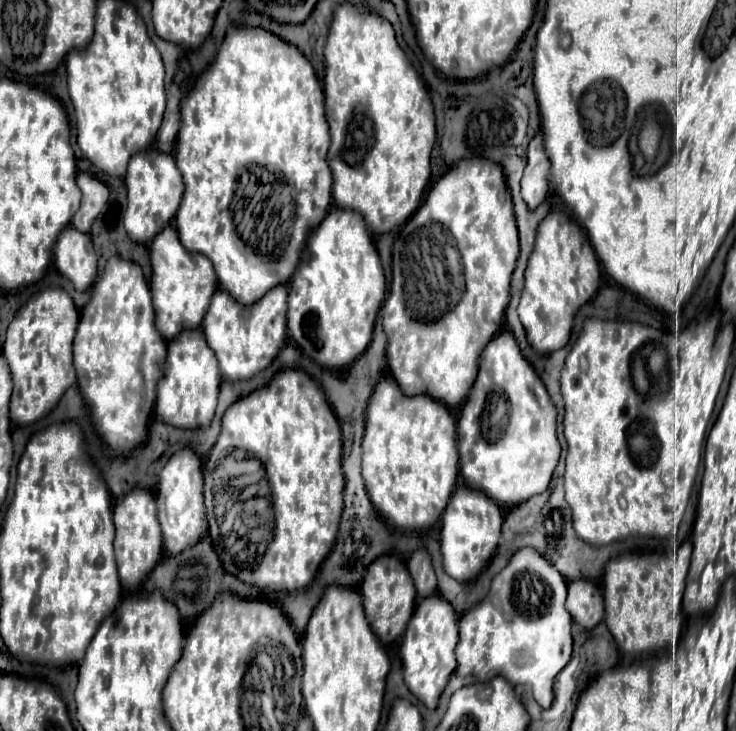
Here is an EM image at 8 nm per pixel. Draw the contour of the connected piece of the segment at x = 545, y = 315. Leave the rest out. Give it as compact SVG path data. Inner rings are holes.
M552 211L548 213L548 217L540 223L538 231L536 231L536 241L534 241L534 249L530 253L528 259L528 269L524 273L526 285L524 285L524 293L520 297L520 305L518 305L518 315L520 321L526 329L528 341L530 345L546 355L552 353L560 347L566 345L568 337L570 337L570 329L572 329L572 321L574 321L574 313L578 311L578 307L582 303L586 303L588 299L592 299L598 291L600 285L600 263L596 259L596 253L584 233L584 229L564 211Z

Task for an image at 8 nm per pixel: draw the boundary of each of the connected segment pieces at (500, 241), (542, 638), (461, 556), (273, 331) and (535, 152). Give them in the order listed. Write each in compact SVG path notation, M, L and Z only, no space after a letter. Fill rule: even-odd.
M462 159L452 165L428 191L426 201L406 221L404 229L416 229L428 221L440 221L456 239L464 261L466 289L462 299L436 321L420 321L408 315L404 287L392 287L382 305L382 325L388 337L386 361L392 377L408 395L426 393L446 405L460 405L468 395L484 345L500 331L512 271L518 257L518 229L512 213L504 171L488 159Z
M520 547L514 551L508 565L492 579L488 595L460 617L456 673L462 677L472 675L478 681L490 681L494 675L502 675L512 685L530 685L536 703L542 709L548 709L552 705L554 677L560 673L560 669L566 667L572 653L572 615L564 607L566 585L568 583L556 565L548 561L538 549Z
M458 487L442 515L442 563L450 577L458 581L474 579L490 561L494 555L494 549L500 539L500 527L502 527L502 509L500 505L490 499L486 493L470 489L470 487Z
M286 285L272 287L260 301L256 301L256 305L240 305L230 293L216 289L208 313L204 315L202 331L206 331L206 341L218 359L224 381L250 379L272 363L286 343L286 301Z
M536 133L526 149L528 165L522 177L522 197L530 209L536 209L548 193L548 157L544 153L542 133Z

